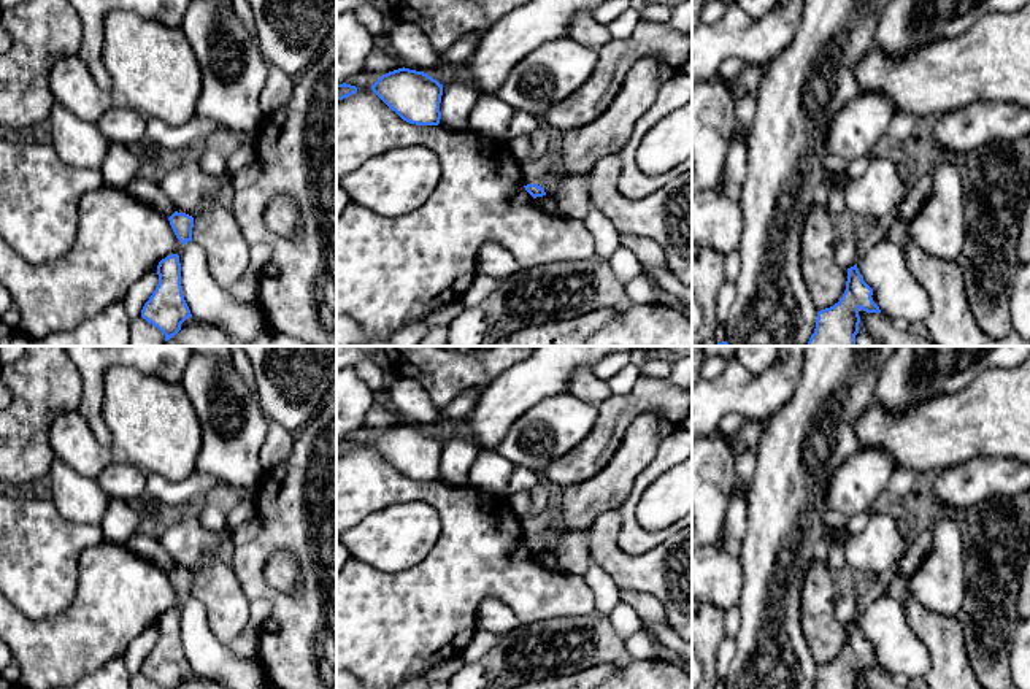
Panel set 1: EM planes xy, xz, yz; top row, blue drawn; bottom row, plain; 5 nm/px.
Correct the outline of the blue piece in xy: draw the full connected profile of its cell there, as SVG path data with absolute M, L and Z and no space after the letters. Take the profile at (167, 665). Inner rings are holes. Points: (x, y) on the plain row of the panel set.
M171 610L162 614L157 621L157 630L159 640L149 656L144 659L141 665L141 673L157 683L162 689L178 689L181 686L181 679L187 673L192 673L183 651L179 611Z

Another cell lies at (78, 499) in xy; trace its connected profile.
M56 459L49 468L49 479L48 497L65 521L100 525L111 498L95 478L86 478Z

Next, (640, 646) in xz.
M640 629L633 635L630 635L625 640L625 648L627 648L627 656L636 660L657 657L657 648L651 640L651 637L644 632L644 629Z

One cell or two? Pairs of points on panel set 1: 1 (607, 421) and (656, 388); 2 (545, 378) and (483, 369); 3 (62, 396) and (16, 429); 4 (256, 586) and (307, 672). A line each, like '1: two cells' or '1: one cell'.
1: one cell
2: two cells
3: one cell
4: one cell

